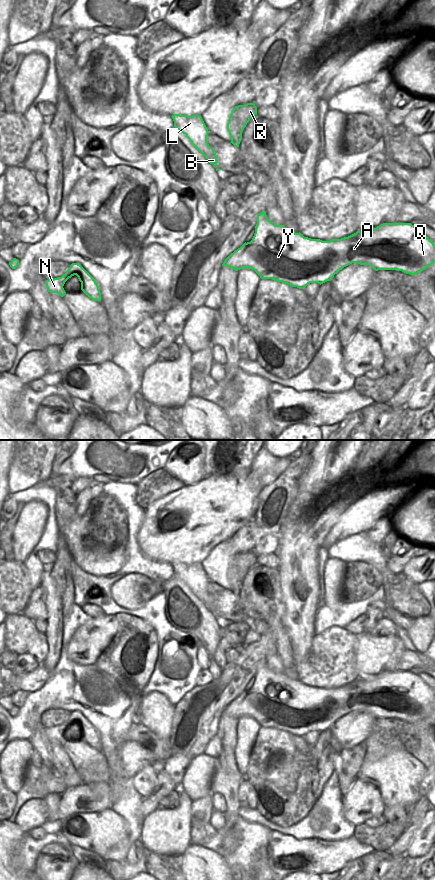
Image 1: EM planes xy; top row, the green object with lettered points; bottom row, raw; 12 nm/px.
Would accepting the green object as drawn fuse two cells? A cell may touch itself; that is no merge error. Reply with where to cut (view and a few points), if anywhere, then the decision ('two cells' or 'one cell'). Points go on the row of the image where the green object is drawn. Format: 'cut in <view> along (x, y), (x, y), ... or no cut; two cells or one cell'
no cut; one cell

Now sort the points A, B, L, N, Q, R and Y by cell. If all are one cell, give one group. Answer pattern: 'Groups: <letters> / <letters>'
Groups: A B L N Q R Y.

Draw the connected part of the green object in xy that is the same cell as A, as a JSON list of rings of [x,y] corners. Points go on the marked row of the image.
[[[263,211],[257,215],[252,240],[231,253],[222,266],[236,271],[252,269],[261,279],[272,279],[304,289],[310,283],[321,285],[331,281],[335,274],[352,263],[369,265],[375,271],[396,270],[414,276],[434,262],[434,243],[418,226],[411,223],[383,223],[374,229],[357,231],[348,237],[322,241],[304,237],[300,232],[290,231],[284,225],[274,224],[268,219],[266,211]]]

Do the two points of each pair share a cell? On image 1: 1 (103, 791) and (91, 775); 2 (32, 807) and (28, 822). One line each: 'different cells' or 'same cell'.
1: different cells
2: same cell

